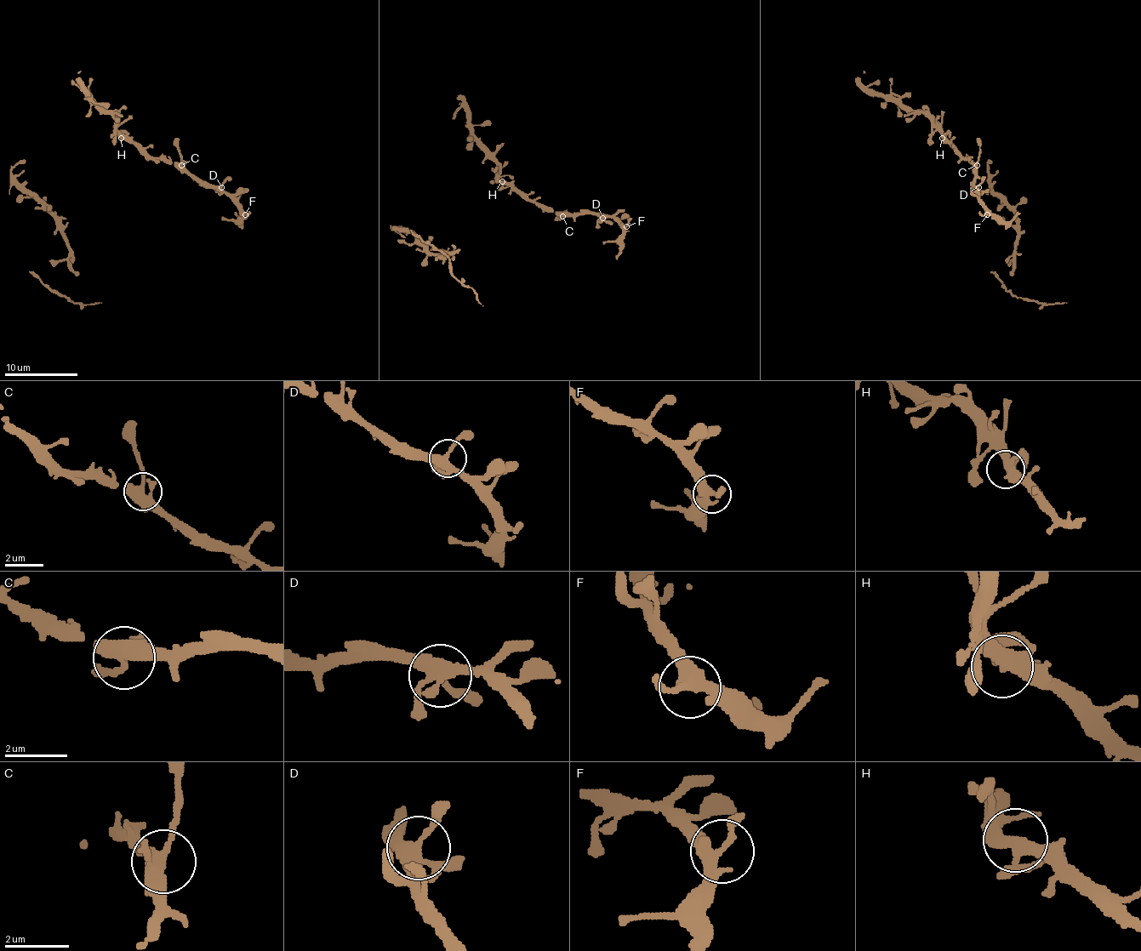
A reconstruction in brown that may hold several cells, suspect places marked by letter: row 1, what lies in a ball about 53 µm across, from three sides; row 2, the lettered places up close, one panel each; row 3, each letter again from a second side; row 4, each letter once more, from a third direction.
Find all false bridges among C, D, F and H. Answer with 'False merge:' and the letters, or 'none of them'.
False merge: none of them

